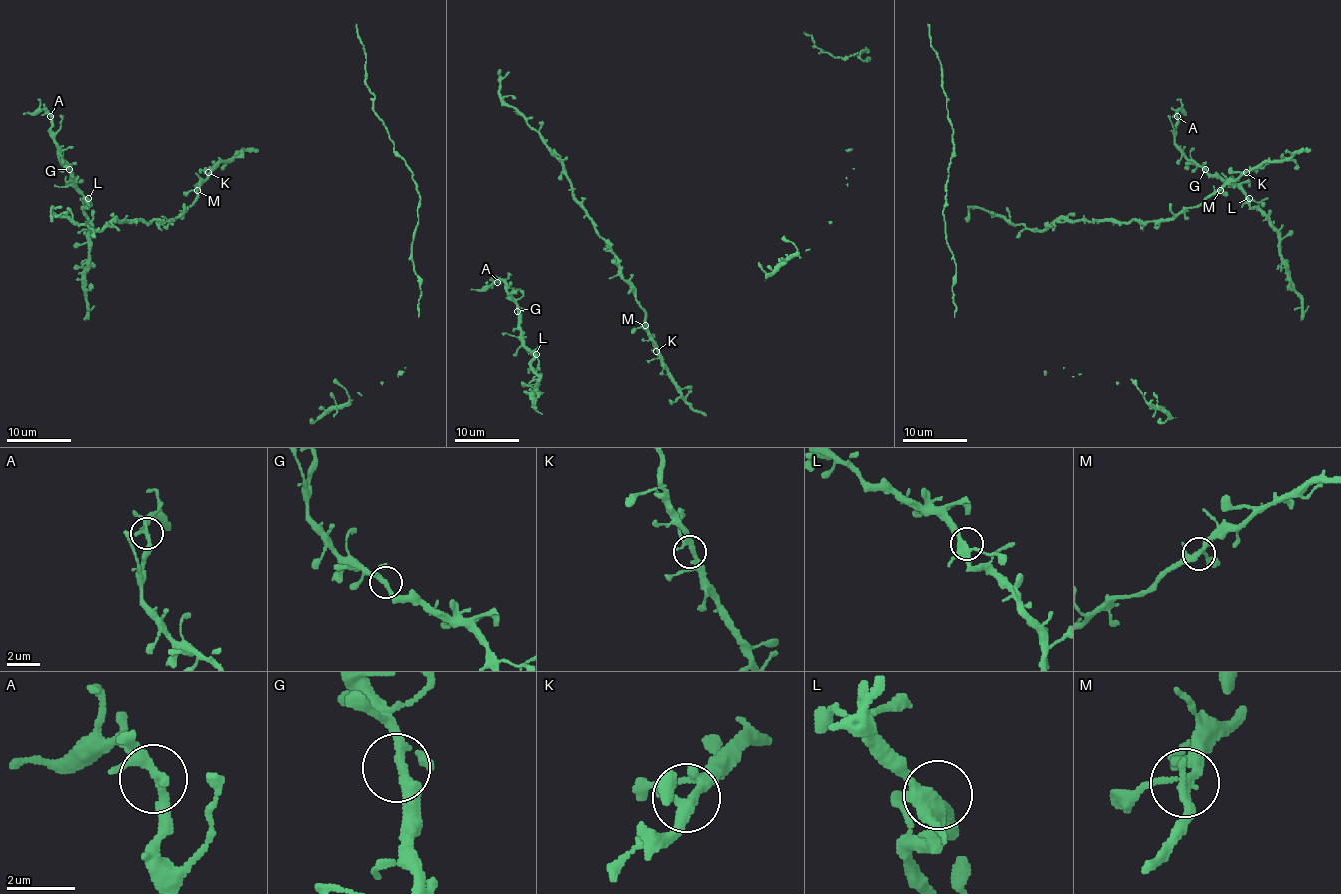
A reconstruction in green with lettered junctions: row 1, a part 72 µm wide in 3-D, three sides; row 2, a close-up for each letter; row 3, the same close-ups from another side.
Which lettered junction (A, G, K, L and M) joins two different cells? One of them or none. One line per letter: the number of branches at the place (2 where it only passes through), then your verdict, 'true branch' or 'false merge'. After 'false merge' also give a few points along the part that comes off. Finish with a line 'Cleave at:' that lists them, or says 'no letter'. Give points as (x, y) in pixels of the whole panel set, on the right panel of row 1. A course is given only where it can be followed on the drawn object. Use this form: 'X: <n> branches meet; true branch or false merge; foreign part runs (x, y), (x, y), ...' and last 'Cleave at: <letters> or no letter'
A: 4 branches meet; true branch
G: 3 branches meet; true branch
K: 5 branches meet; true branch
L: 4 branches meet; true branch
M: 5 branches meet; true branch
Cleave at: no letter

